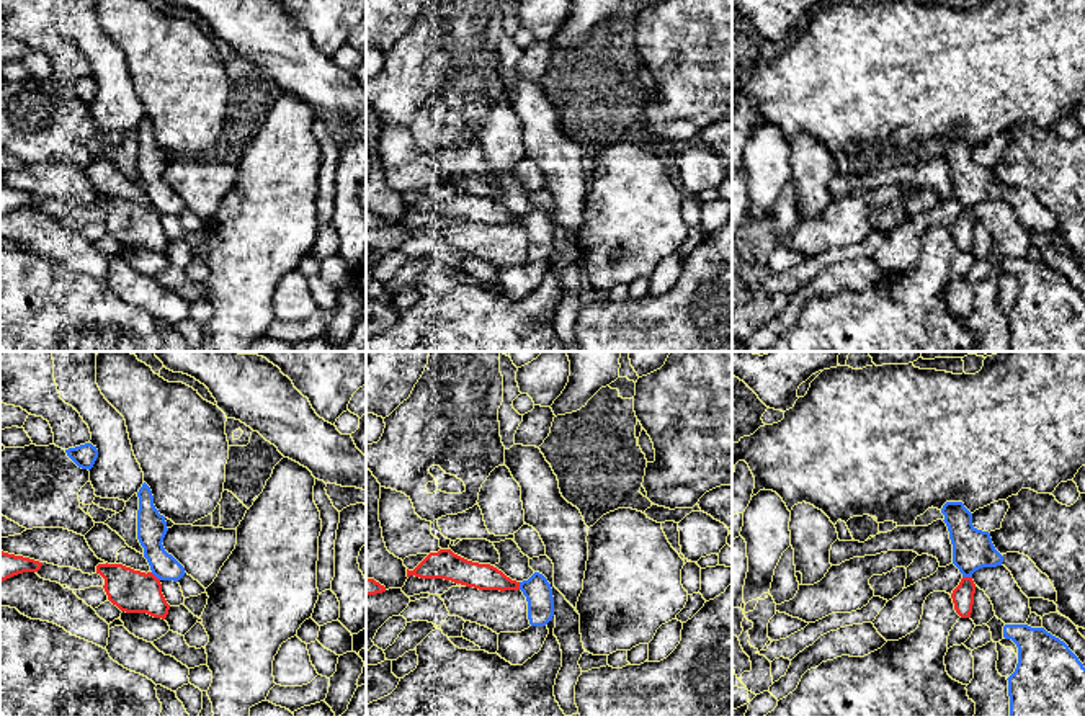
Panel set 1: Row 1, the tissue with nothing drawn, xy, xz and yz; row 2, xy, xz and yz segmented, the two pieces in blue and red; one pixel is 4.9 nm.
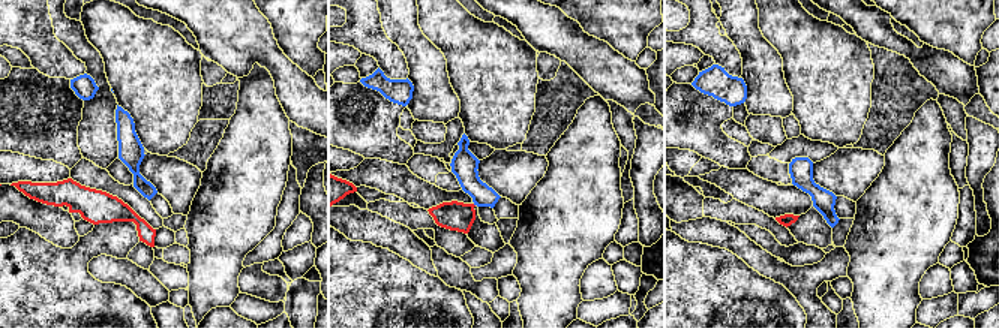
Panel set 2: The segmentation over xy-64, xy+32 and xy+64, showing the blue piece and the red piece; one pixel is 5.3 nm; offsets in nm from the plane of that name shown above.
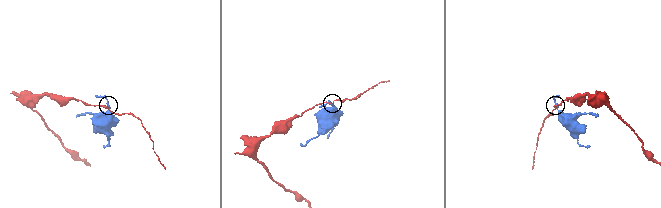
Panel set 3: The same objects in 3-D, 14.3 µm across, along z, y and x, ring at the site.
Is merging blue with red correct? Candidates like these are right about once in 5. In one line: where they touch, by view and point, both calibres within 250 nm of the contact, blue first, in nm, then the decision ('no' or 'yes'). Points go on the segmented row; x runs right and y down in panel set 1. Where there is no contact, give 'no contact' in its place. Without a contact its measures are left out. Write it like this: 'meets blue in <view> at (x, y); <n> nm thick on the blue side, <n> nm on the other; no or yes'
meets blue in xy at (156, 576); 140 nm thick on the blue side, 220 nm on the other; no

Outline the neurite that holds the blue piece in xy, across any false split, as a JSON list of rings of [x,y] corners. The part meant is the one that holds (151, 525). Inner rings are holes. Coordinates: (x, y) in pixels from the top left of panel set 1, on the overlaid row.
[[[145,482],[139,489],[137,497],[137,539],[144,548],[144,557],[157,579],[178,582],[186,572],[162,544],[168,531],[167,521],[155,508],[152,490]]]

